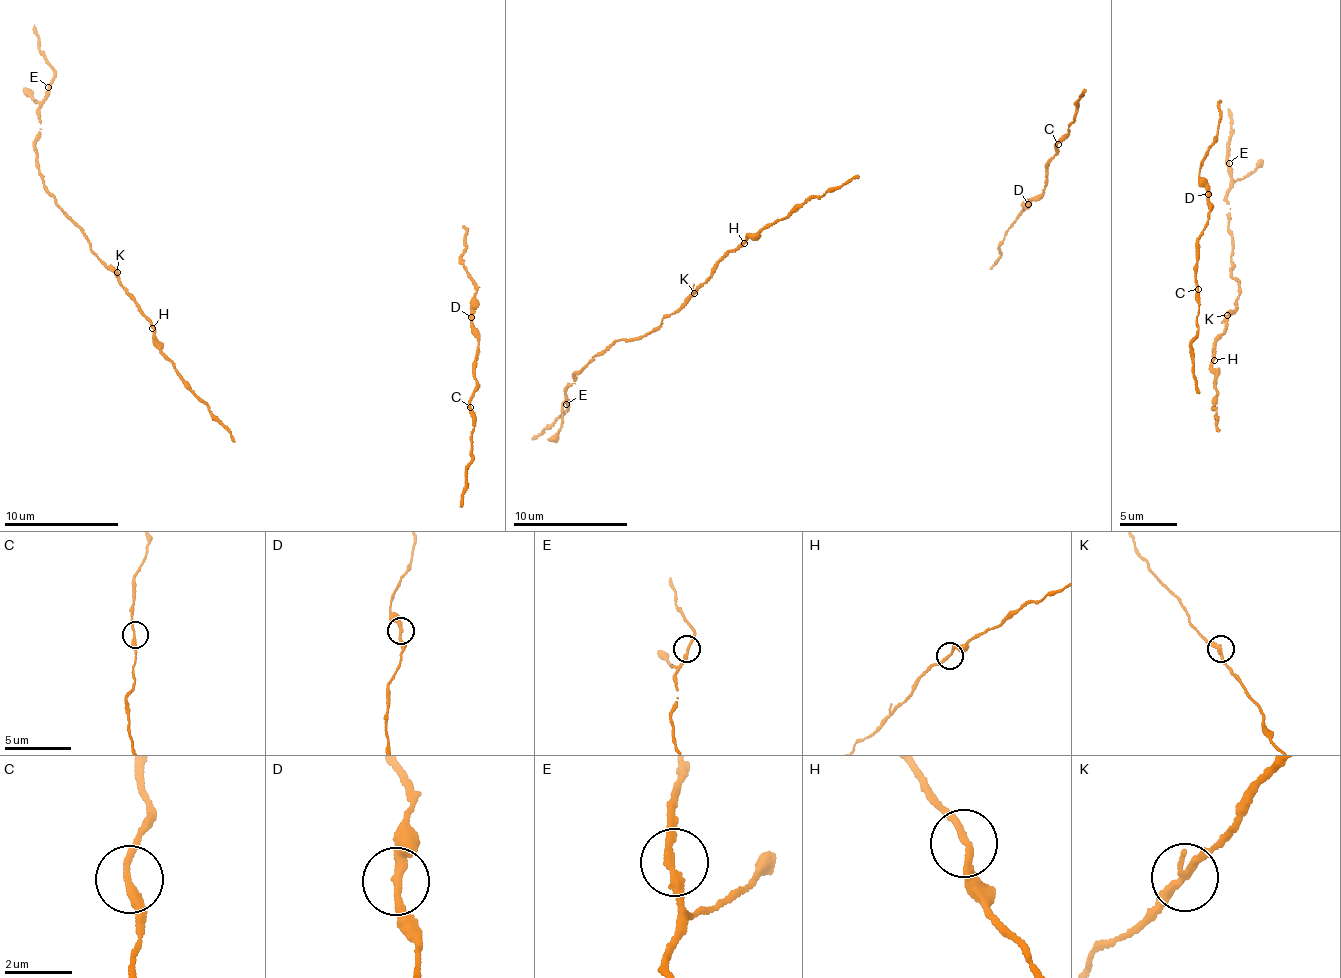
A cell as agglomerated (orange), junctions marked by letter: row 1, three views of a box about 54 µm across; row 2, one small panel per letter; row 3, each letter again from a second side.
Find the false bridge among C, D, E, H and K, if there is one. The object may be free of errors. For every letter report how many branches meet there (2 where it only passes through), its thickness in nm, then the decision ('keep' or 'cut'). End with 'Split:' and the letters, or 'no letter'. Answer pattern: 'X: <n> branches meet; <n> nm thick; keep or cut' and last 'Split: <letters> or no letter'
C: 2 branches meet; 200 nm thick; keep
D: 2 branches meet; 240 nm thick; keep
E: 2 branches meet; 240 nm thick; keep
H: 2 branches meet; 190 nm thick; keep
K: 2 branches meet; 240 nm thick; keep
Split: no letter

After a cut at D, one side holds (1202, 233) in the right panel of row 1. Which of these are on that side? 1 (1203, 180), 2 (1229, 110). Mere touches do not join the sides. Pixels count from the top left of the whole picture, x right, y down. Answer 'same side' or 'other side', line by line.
1: other side
2: same side

